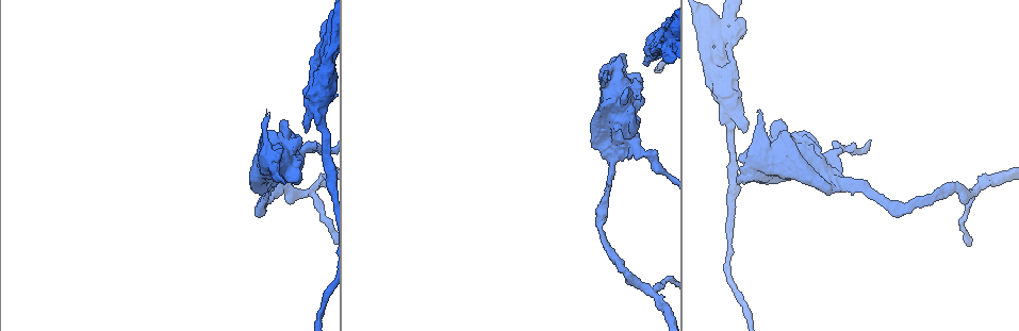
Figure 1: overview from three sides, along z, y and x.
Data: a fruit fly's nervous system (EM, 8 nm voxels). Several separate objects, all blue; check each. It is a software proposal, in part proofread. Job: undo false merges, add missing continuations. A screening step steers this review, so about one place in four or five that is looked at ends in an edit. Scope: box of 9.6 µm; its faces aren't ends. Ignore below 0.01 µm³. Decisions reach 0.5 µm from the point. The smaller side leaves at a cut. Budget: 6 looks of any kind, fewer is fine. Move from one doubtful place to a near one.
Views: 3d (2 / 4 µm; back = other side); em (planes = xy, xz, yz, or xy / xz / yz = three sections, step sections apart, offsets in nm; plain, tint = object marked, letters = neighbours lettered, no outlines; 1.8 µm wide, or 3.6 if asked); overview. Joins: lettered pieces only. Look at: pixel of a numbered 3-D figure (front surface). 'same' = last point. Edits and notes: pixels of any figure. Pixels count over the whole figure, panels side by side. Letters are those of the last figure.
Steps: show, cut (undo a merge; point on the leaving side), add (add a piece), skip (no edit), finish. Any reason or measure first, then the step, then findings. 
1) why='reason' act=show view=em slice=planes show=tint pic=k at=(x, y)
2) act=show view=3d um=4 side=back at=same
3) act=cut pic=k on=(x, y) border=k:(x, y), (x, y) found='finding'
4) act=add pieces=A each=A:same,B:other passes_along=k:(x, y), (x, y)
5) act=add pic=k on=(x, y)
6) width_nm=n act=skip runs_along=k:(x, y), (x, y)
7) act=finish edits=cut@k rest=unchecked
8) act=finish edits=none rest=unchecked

why='stops while still wide' act=show view=3d um=4 pic=1 at=(298, 180)

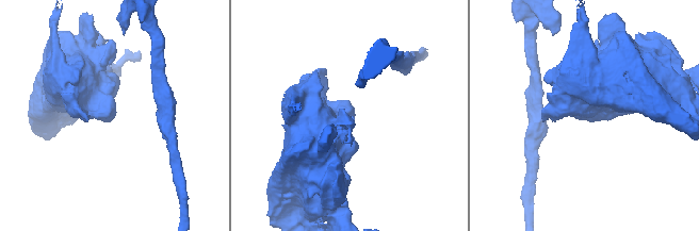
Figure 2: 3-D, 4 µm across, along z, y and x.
act=show view=em um=3.6 slice=yz step=8 show=letters pic=2 at=(348, 100)

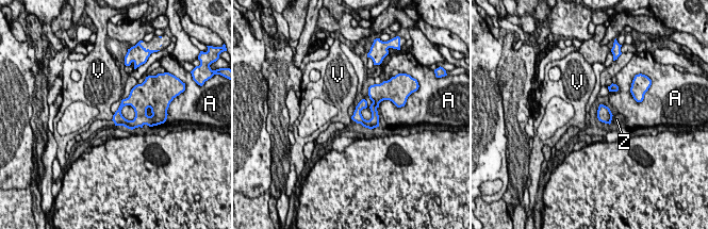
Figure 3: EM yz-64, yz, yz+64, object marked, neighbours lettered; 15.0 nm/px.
act=show view=em um=3.6 slice=planes show=letters at=same

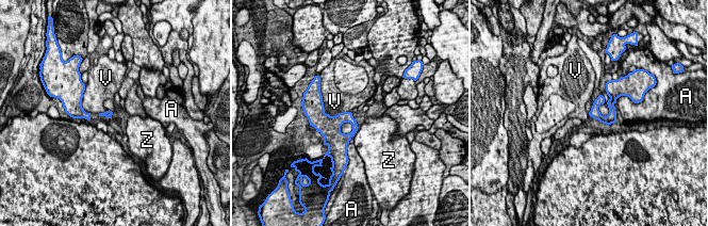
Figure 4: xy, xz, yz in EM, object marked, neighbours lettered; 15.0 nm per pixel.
act=skip each=A:other,V:other,Z:other runs_along=4:(608, 89), (608, 122) found='none of them fits'

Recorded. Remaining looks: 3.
why='an open end' act=show view=em slice=yz step=16 show=tint pic=1 at=(608, 76)

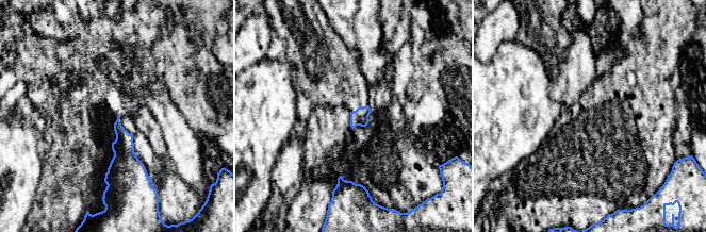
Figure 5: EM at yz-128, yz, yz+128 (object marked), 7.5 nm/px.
why='cut it another way' act=show view=em slice=planes show=letters at=same

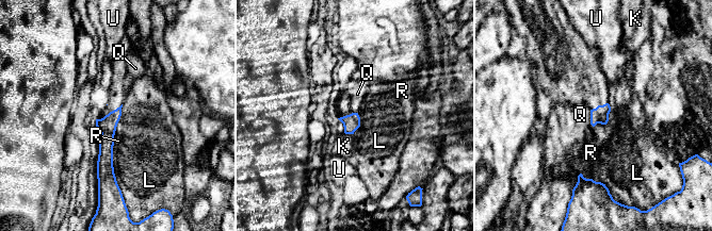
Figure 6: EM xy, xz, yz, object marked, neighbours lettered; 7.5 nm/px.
act=skip each=K:other,L:other,Q:other,R:other,U:other border=6:(592, 178), (580, 174), (572, 187) found='no lettered piece goes on from it'

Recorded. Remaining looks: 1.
why='thick end' act=show view=em slice=planes show=letters pic=1 at=(651, 53)

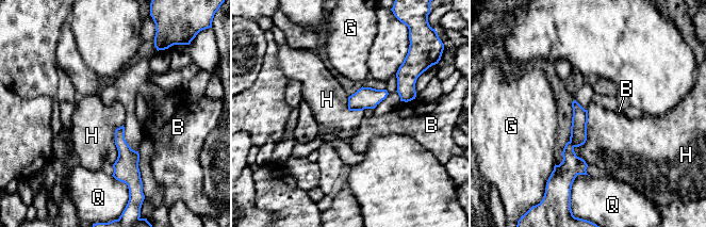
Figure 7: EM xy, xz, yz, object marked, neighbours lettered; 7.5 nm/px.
act=cut pic=7 on=(583, 165) each=B:other,G:other,H:other,Q:other border=7:(576, 157), (578, 174) found='a second neuron is stuck on'

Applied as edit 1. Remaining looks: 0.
act=finish edits=cut@7 rest=unchecked

